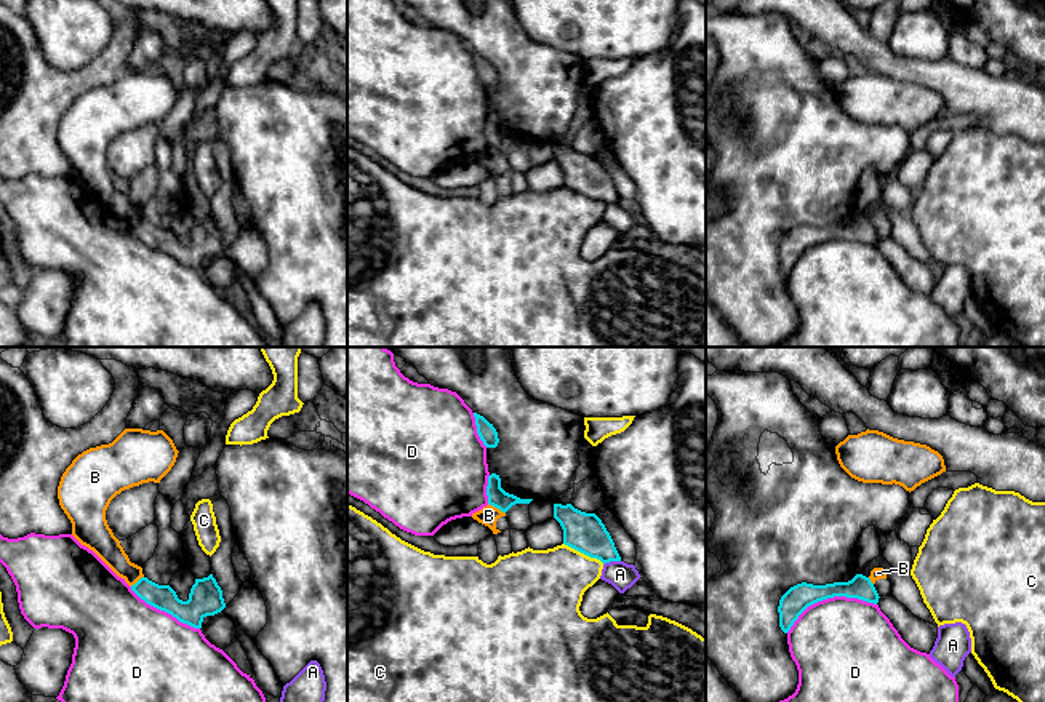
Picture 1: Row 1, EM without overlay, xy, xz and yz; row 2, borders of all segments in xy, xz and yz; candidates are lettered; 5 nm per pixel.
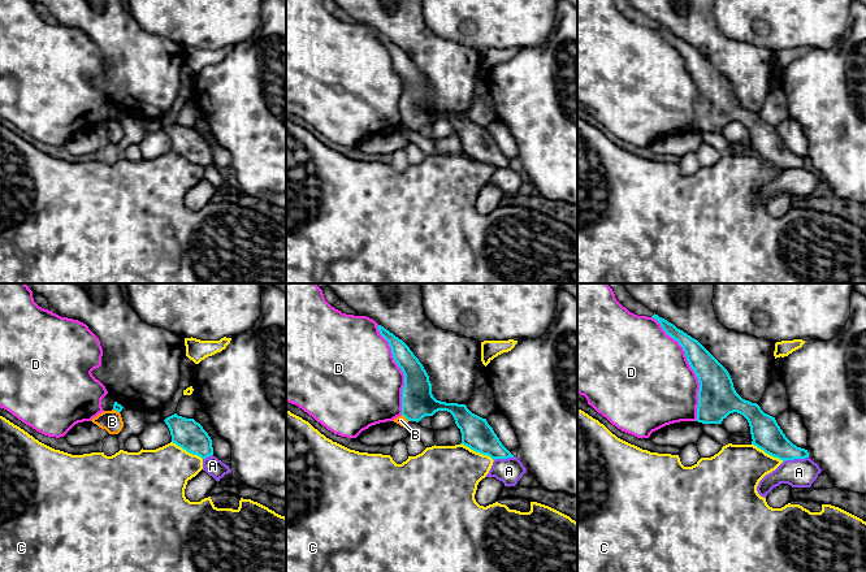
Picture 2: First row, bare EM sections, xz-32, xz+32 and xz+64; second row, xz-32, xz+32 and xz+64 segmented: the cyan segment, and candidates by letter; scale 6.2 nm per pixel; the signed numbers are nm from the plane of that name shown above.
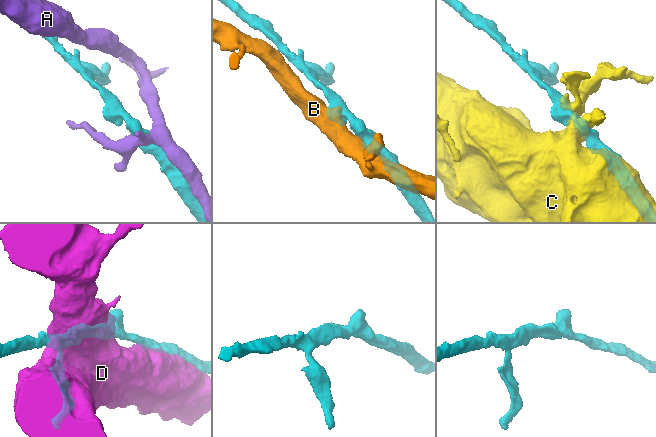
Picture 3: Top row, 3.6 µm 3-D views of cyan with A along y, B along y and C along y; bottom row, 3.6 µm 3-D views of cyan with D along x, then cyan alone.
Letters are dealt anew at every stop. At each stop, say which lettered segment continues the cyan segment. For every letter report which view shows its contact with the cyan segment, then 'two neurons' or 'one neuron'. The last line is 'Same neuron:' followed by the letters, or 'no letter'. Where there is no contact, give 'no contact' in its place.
A: contact in xz; two neurons
B: contact in xz; two neurons
C: contact in xz; two neurons
D: contact in yz; two neurons
Same neuron: no letter

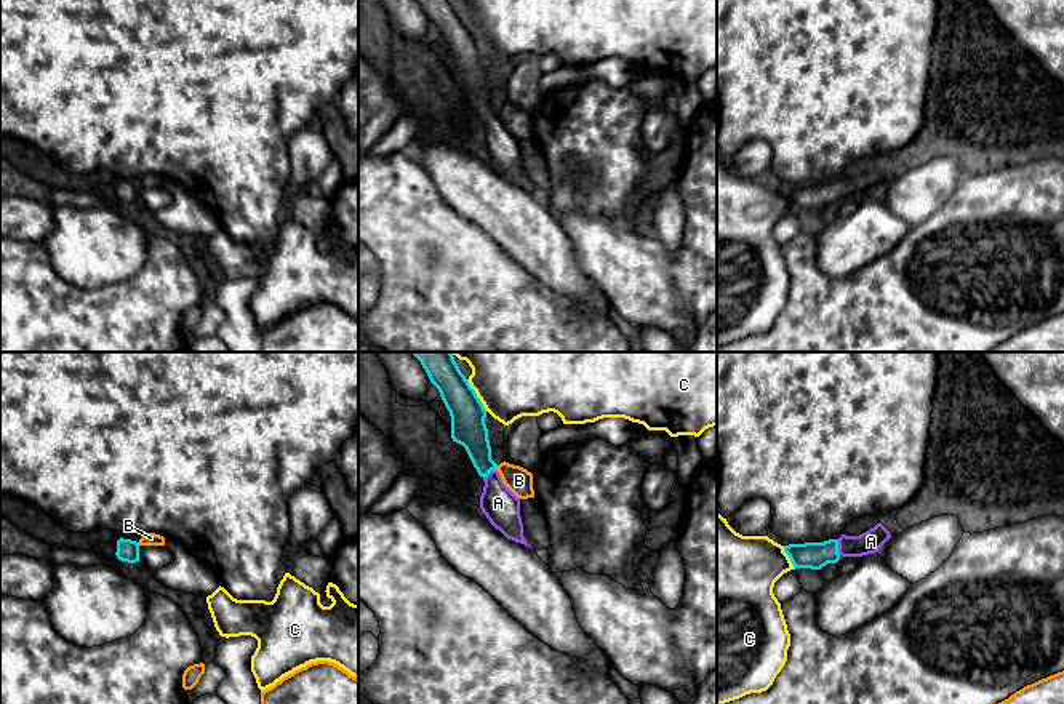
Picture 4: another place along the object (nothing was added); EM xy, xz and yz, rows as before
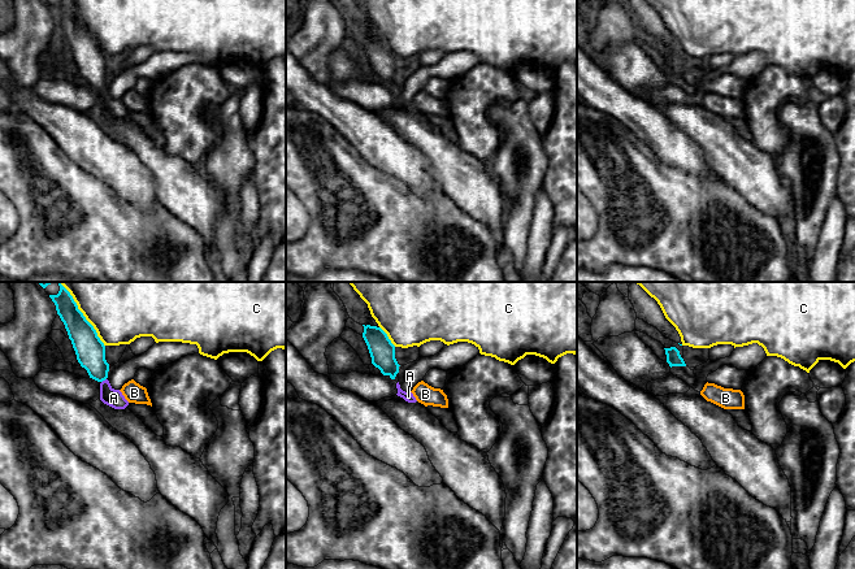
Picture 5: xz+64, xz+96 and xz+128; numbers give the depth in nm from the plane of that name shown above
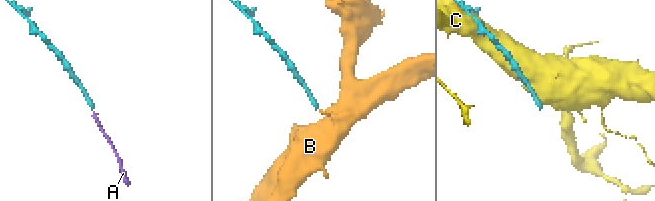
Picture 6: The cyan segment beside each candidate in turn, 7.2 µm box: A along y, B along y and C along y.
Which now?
A: contact in yz; one neuron
B: contact in xz; two neurons
C: contact in xz; two neurons
Same neuron: A

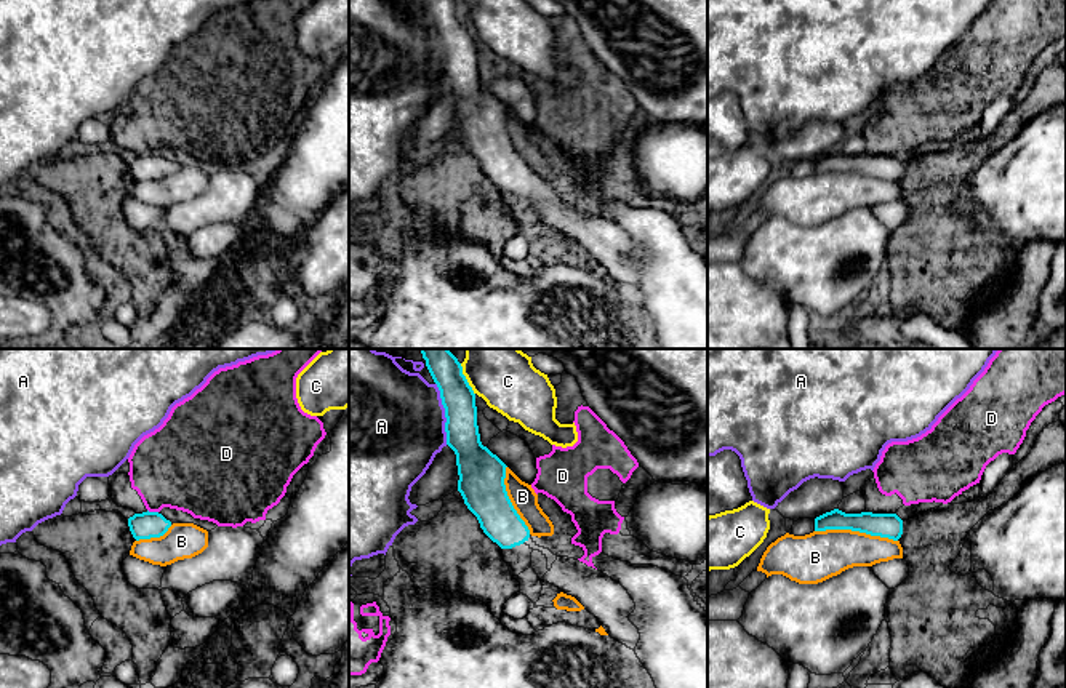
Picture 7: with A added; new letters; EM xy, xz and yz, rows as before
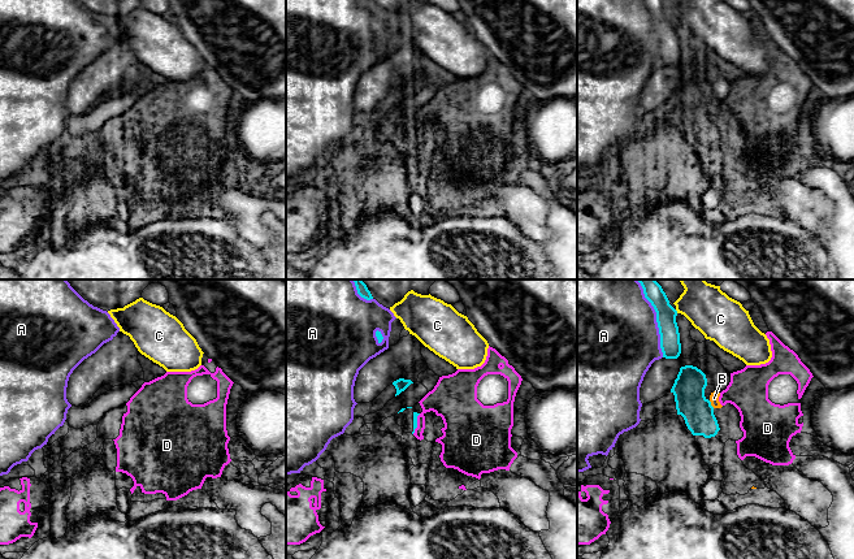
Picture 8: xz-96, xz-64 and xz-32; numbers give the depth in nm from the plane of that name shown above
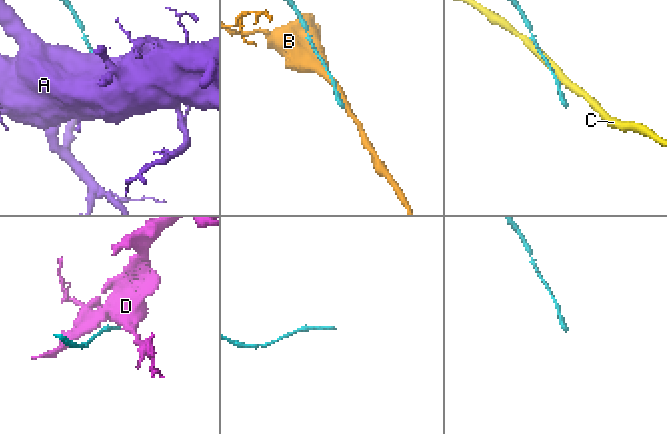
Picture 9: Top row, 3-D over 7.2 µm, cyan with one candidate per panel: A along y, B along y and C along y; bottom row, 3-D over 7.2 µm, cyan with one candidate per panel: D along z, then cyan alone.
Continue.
A: contact in xz; two neurons
B: contact in yz; two neurons
C: contact in xz; two neurons
D: contact in xy; two neurons
Same neuron: no letter

